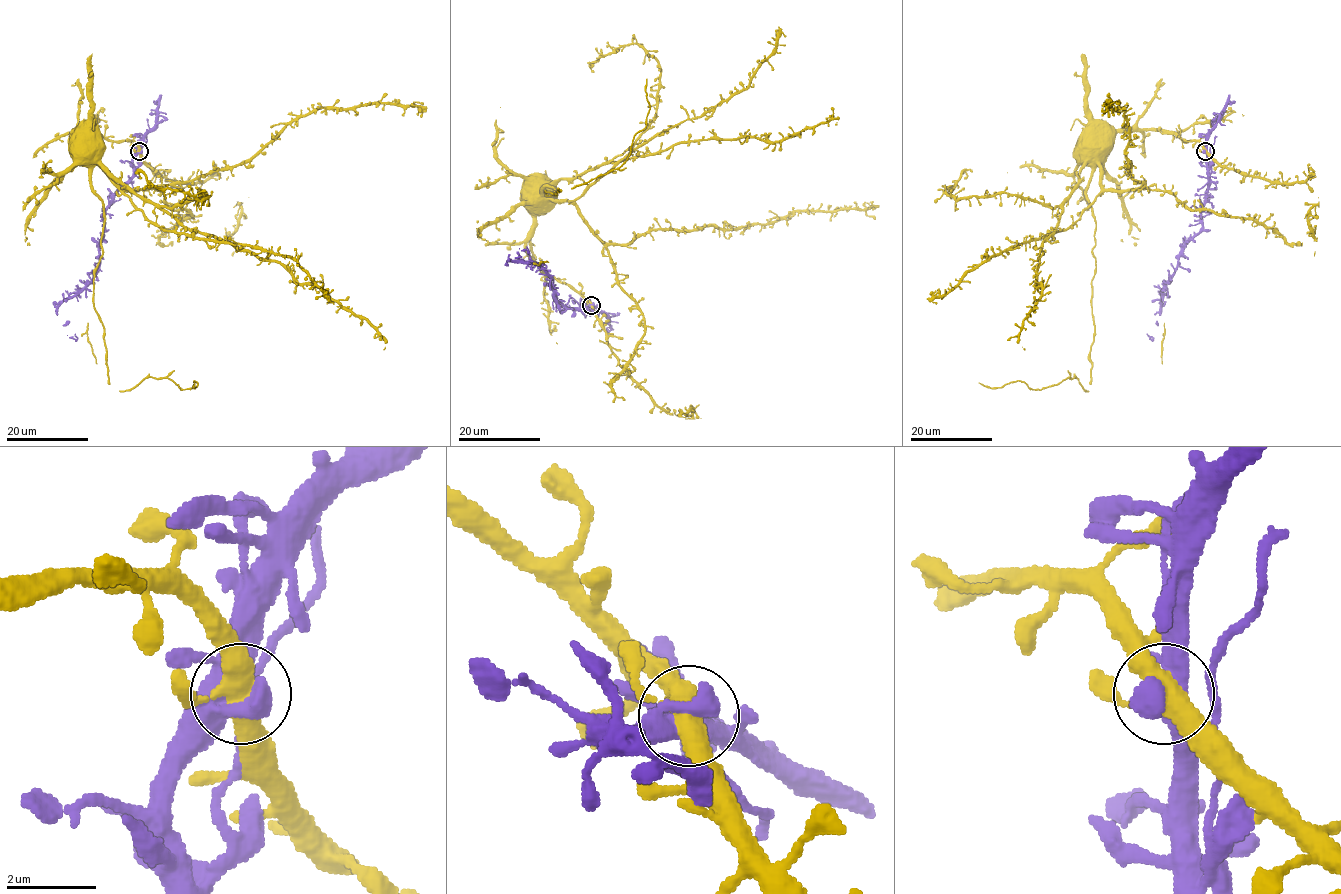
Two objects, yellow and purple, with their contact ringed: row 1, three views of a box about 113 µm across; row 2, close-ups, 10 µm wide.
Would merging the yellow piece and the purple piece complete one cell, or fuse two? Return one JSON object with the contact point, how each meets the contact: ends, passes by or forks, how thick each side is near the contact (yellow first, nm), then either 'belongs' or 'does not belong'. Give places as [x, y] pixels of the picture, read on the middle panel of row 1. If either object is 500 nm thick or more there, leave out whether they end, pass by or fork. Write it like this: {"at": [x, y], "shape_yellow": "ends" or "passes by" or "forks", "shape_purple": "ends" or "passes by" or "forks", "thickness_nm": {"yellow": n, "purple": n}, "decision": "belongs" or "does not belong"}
{"at": [591, 305], "thickness_nm": {"yellow": 420, "purple": 550}, "decision": "does not belong"}

